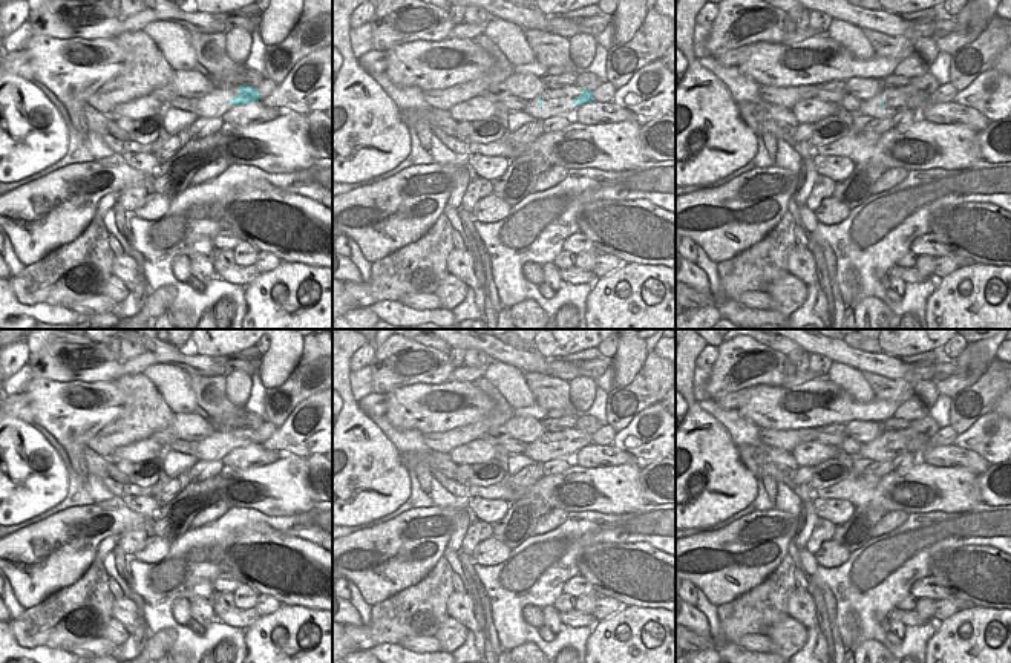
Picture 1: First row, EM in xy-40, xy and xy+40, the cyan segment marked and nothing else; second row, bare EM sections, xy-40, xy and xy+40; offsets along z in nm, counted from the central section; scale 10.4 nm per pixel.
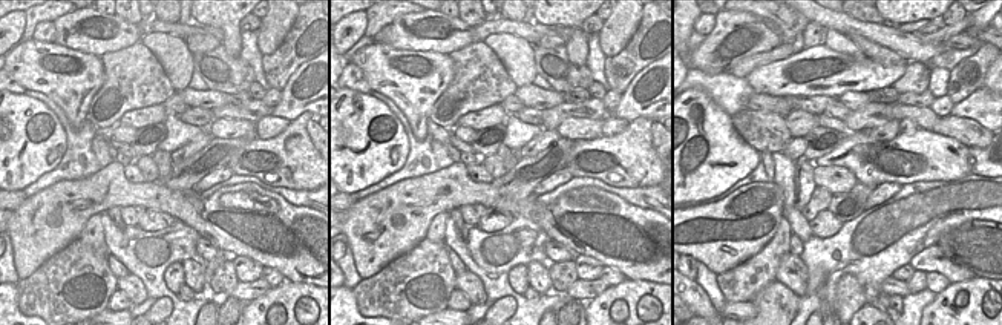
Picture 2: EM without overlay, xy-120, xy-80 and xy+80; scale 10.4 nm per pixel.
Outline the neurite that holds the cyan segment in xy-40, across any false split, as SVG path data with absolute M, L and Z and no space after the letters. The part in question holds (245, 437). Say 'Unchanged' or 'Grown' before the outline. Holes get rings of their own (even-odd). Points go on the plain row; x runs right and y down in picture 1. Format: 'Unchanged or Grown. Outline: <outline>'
Unchanged. Outline: M239 429L236 433L236 439L228 443L228 447L247 447L257 443L257 433L251 429Z

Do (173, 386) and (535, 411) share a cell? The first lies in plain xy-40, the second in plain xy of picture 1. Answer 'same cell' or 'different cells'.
different cells

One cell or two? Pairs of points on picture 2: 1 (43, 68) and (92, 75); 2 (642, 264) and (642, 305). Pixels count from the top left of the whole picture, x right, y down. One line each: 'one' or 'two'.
1: one
2: two

